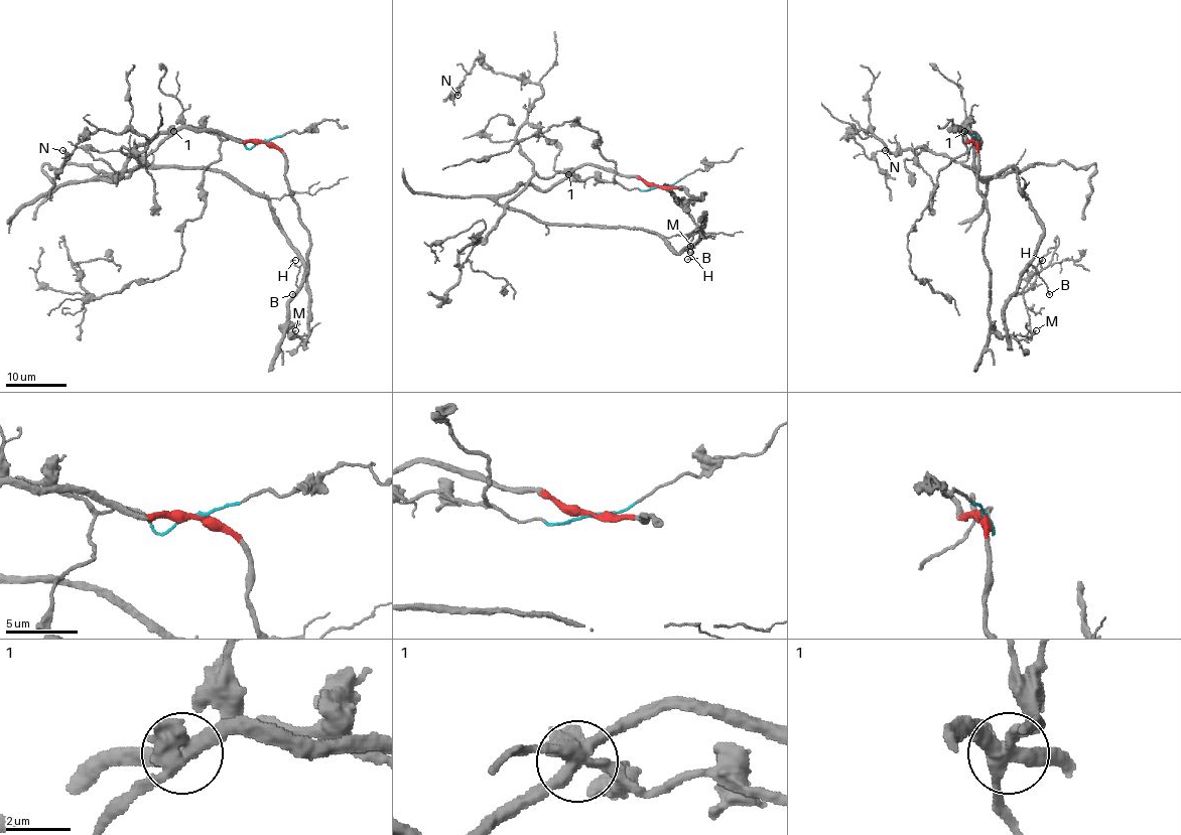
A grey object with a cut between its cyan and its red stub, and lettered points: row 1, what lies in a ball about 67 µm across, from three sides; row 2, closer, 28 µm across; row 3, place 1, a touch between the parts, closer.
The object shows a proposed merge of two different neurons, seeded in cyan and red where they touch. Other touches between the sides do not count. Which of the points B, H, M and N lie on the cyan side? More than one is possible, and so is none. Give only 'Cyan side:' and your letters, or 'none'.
Cyan side: N

